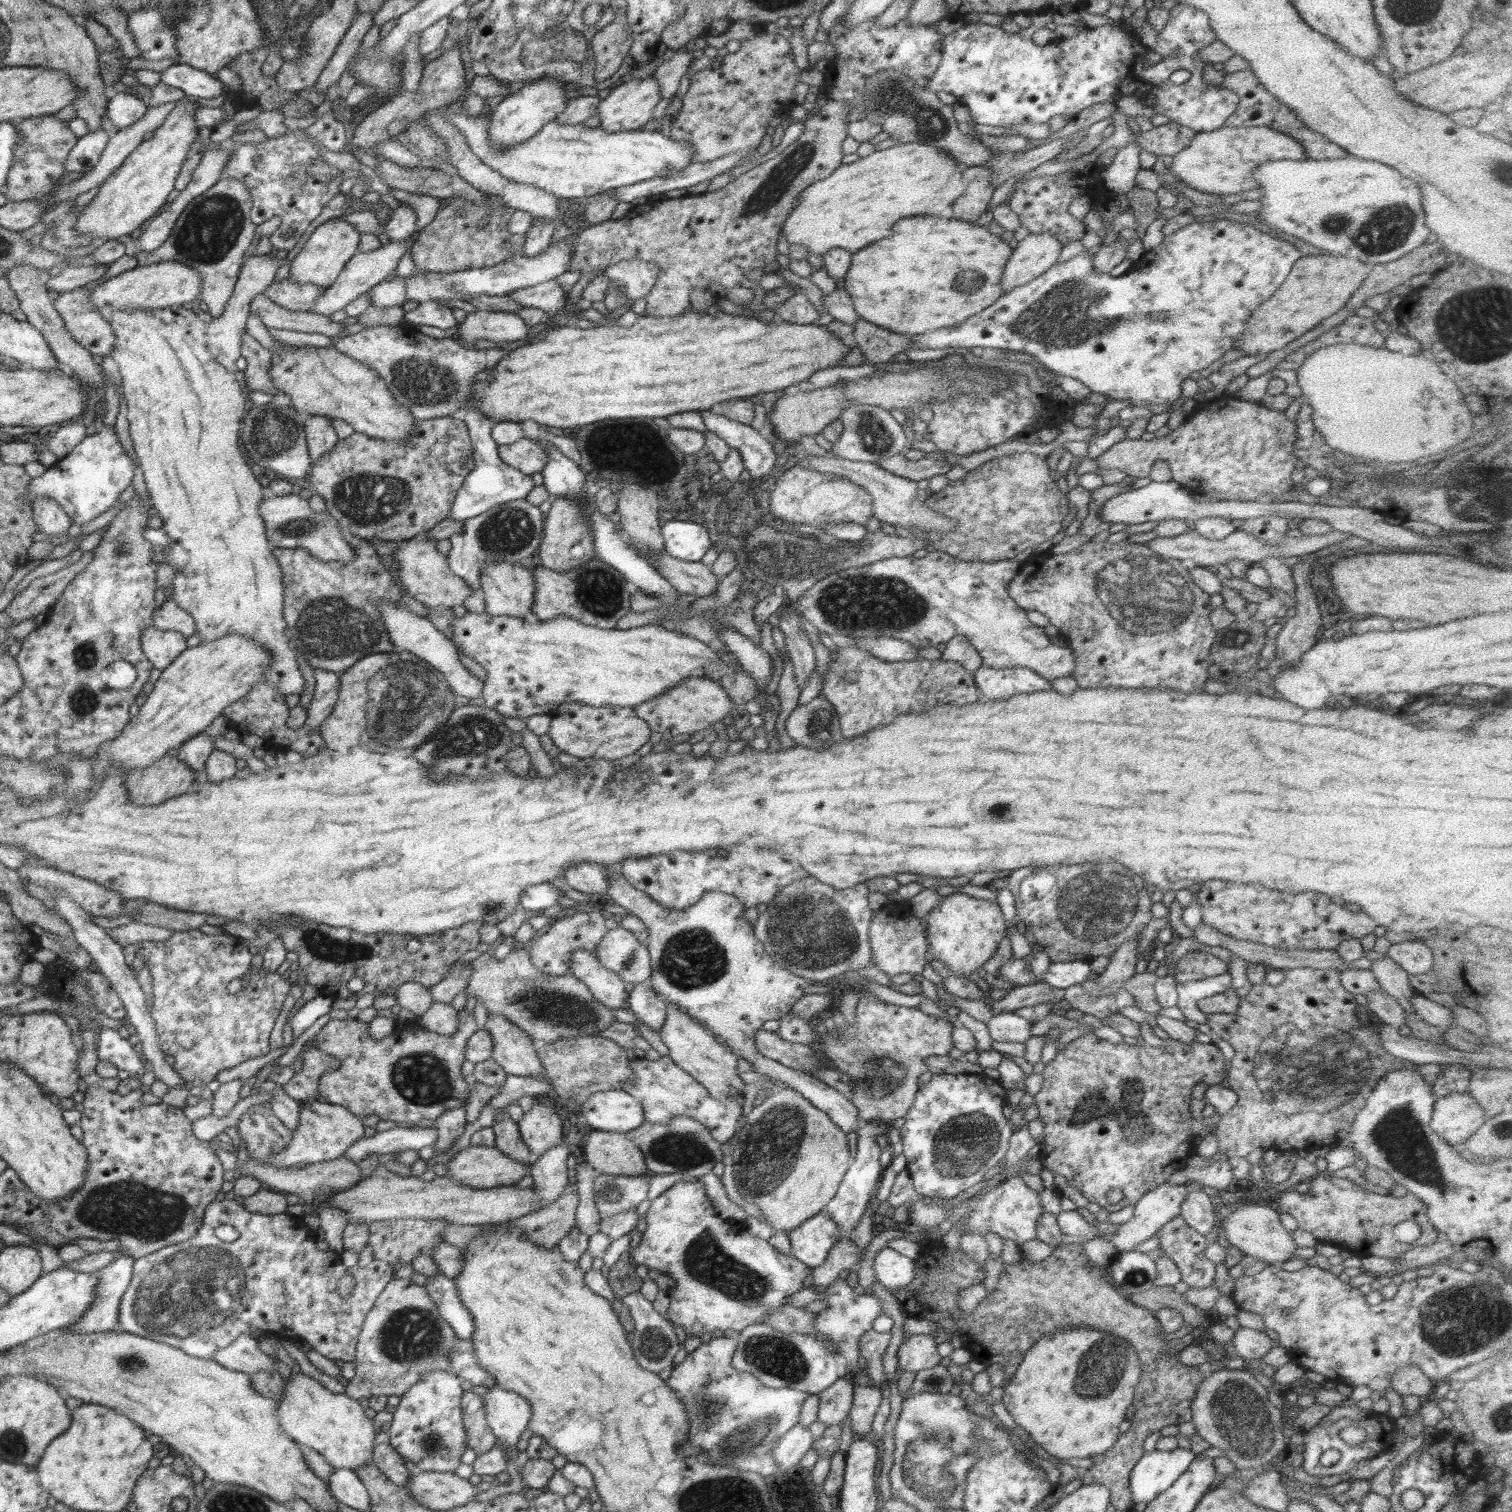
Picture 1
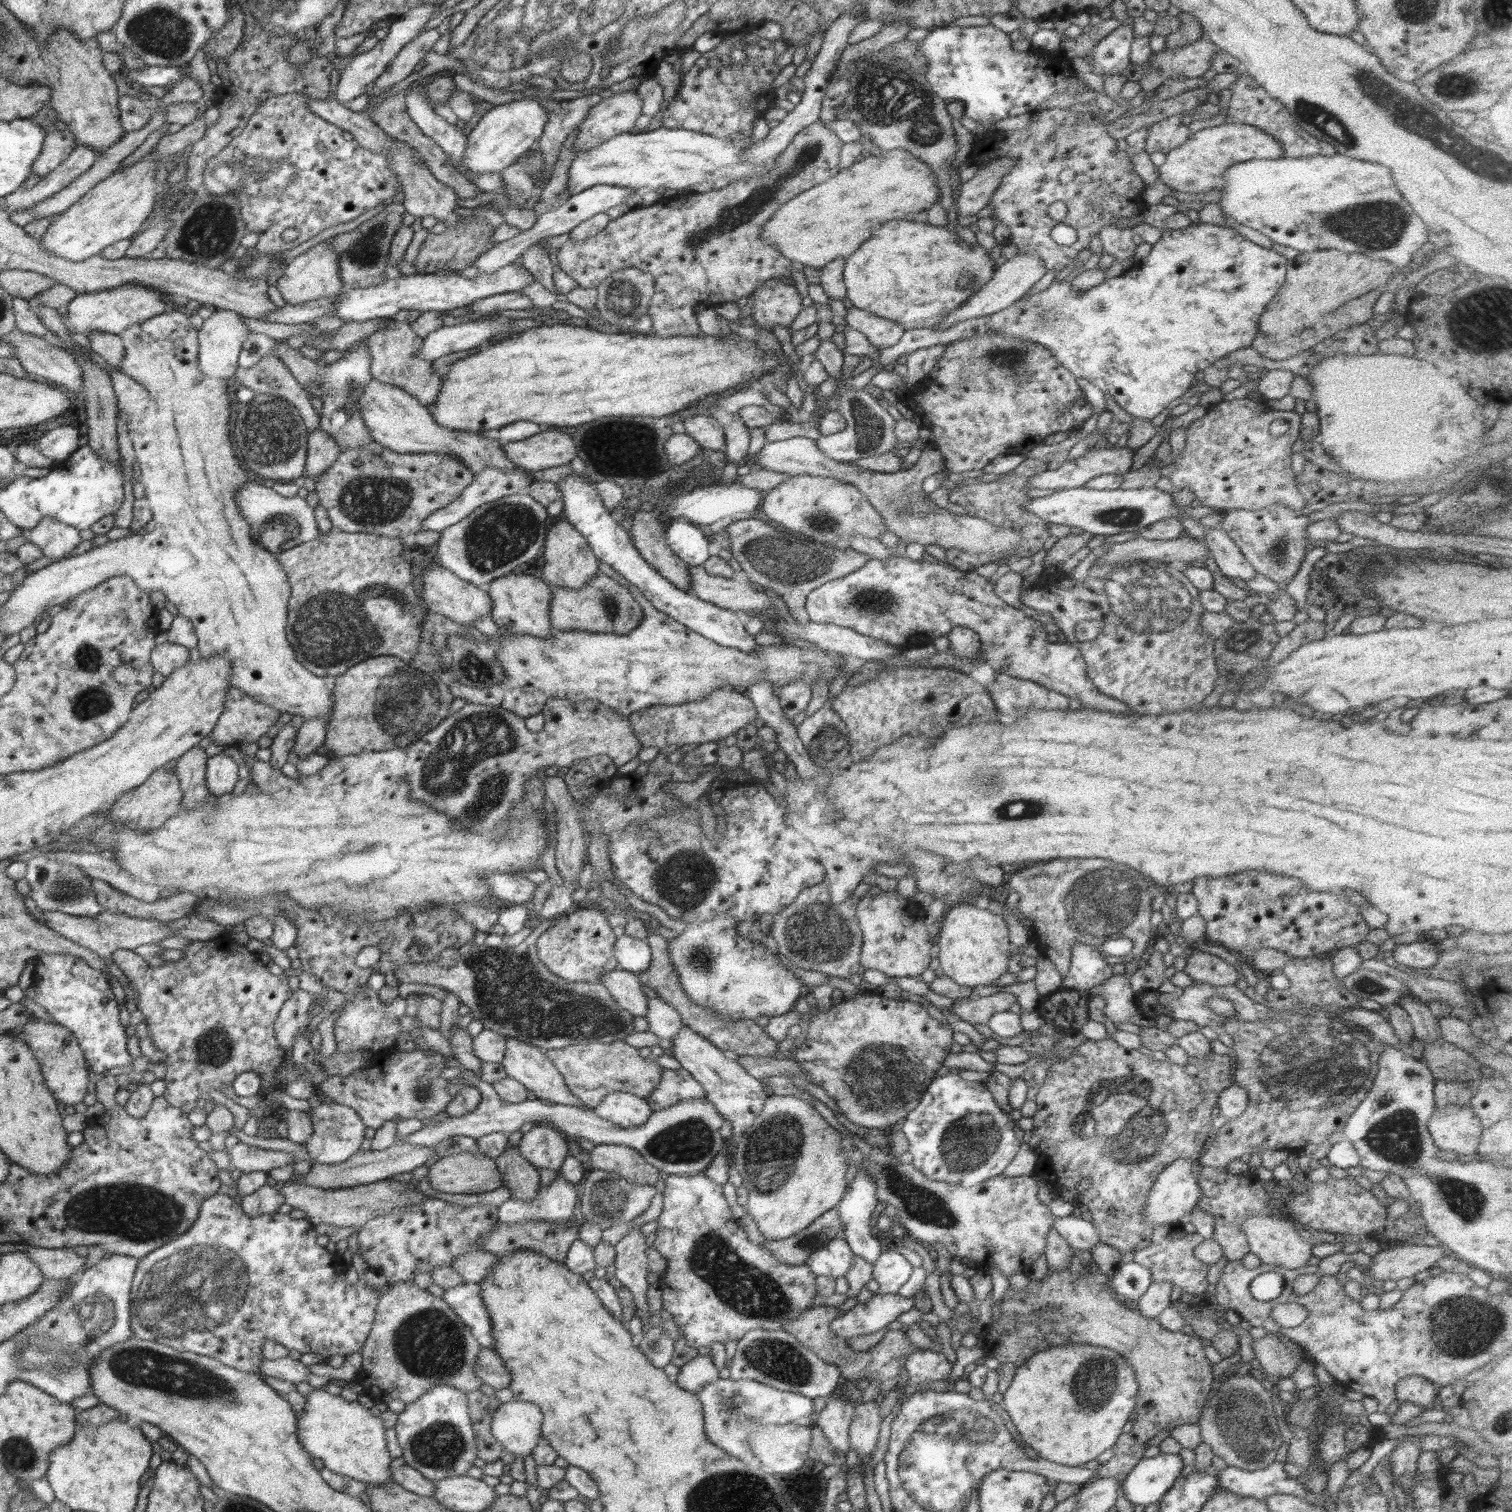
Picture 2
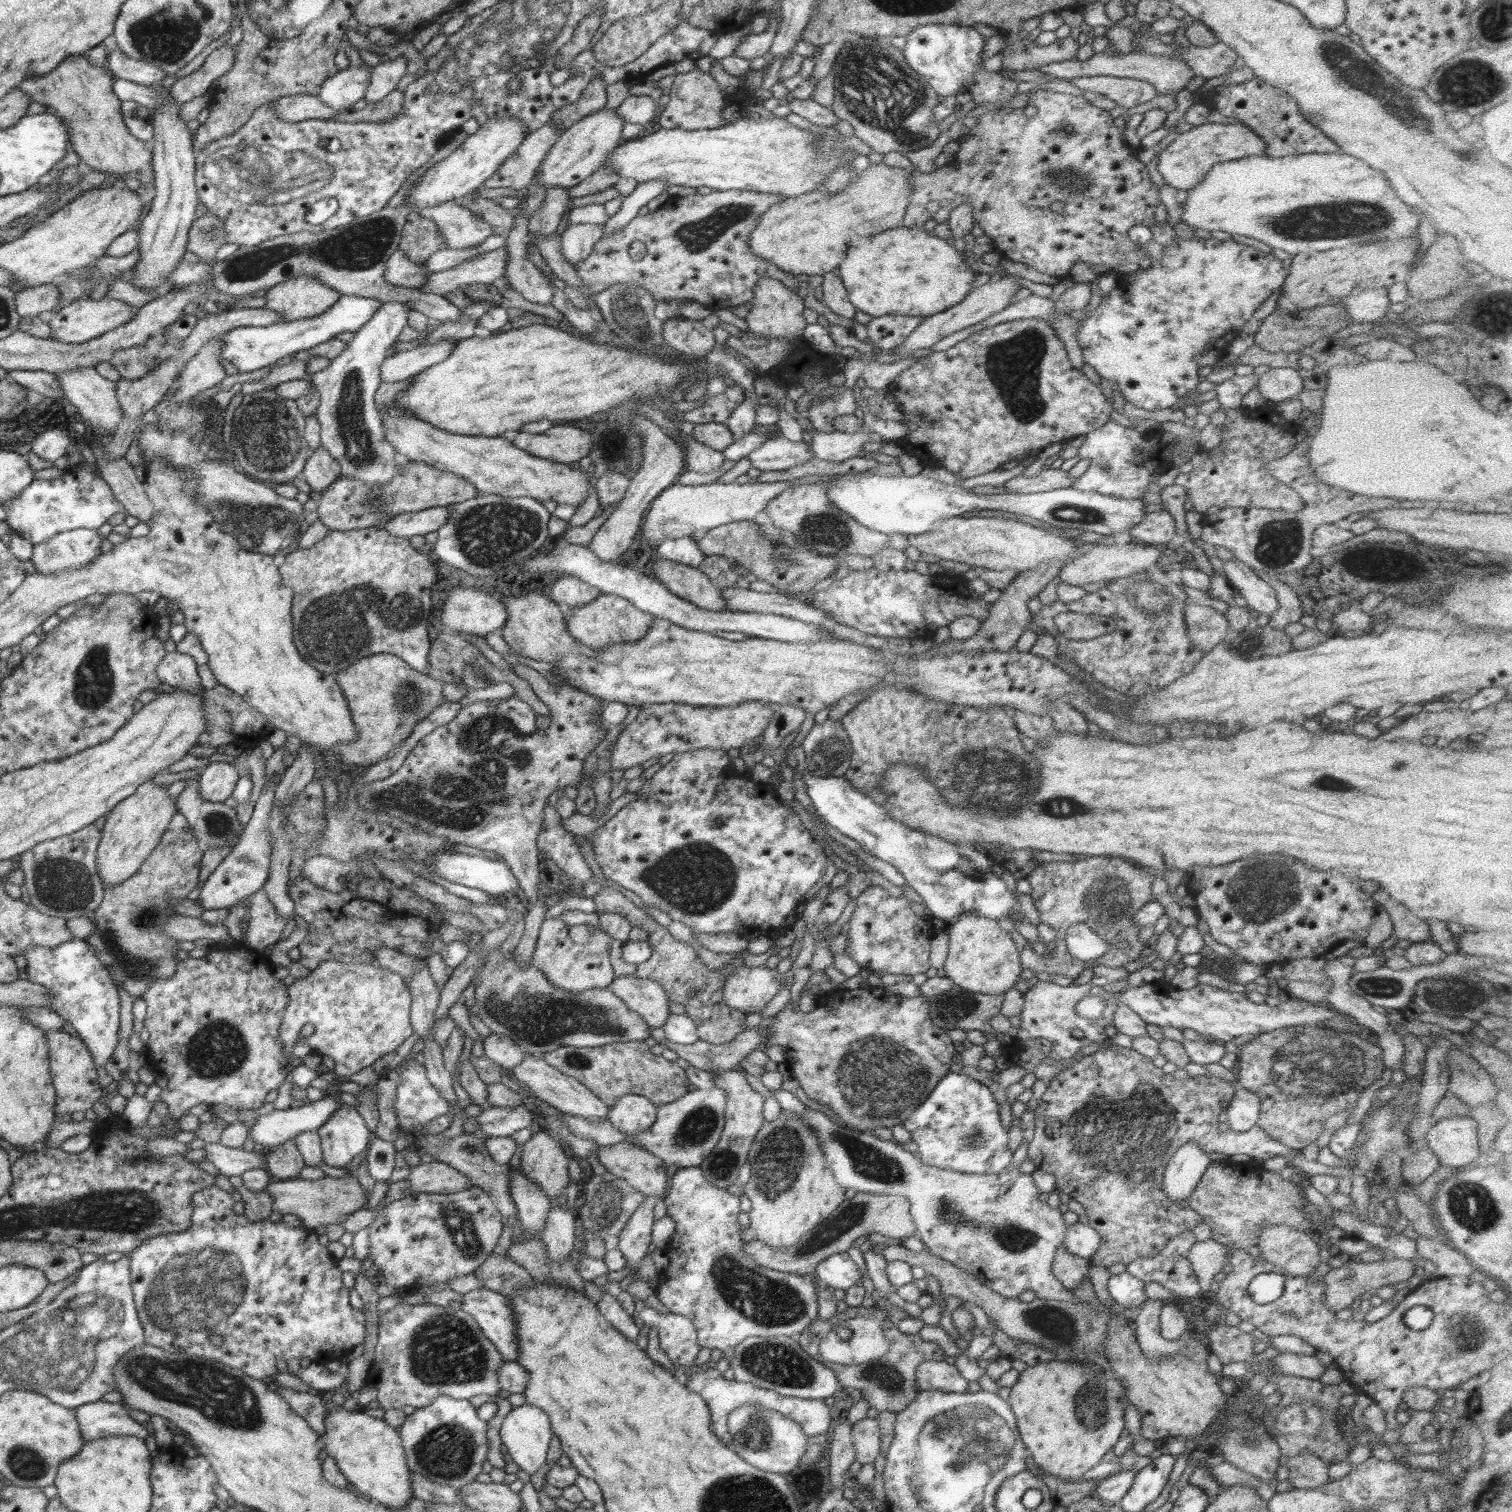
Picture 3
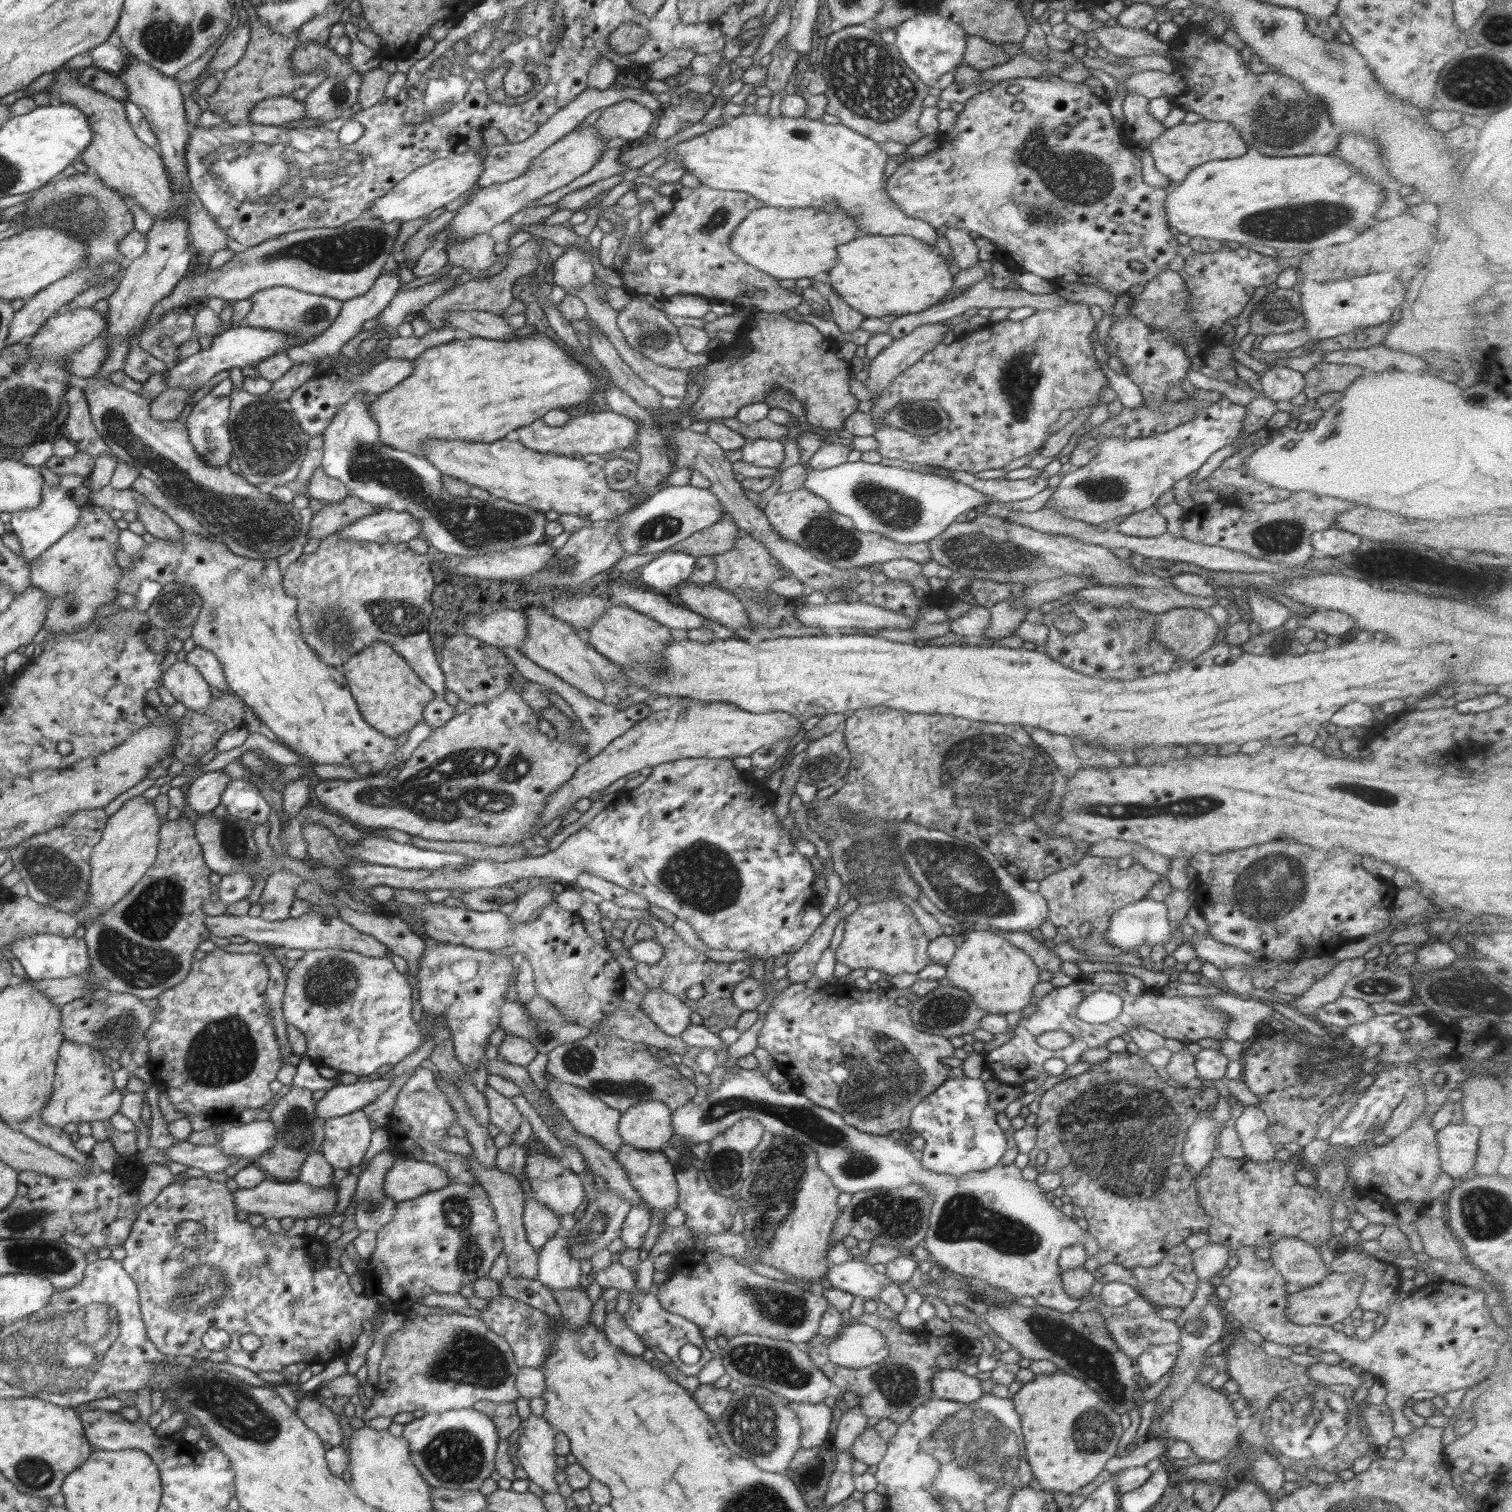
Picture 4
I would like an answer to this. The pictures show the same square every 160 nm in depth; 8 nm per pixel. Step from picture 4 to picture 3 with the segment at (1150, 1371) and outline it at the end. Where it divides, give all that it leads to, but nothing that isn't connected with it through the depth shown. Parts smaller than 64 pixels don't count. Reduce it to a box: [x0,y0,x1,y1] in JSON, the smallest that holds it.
[1132,1299,1184,1362]

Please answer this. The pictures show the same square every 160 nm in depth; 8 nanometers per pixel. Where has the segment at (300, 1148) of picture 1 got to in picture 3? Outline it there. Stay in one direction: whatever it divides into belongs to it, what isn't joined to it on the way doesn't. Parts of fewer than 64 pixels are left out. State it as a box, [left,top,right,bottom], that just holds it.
[203,1103,371,1177]

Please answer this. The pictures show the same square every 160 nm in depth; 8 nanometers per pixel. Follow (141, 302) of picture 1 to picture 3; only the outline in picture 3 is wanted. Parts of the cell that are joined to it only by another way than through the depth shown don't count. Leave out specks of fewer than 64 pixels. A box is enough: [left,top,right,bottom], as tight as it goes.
[47,295,136,344]

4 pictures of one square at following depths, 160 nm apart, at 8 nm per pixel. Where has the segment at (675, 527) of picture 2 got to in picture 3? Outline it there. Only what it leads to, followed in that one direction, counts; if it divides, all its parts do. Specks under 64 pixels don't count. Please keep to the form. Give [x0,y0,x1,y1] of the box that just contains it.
[656,535,705,568]

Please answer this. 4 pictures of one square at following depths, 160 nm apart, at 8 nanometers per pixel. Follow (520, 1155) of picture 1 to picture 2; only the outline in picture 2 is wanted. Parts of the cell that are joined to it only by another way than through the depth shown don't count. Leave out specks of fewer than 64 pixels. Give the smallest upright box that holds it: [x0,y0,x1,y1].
[496,1143,546,1202]

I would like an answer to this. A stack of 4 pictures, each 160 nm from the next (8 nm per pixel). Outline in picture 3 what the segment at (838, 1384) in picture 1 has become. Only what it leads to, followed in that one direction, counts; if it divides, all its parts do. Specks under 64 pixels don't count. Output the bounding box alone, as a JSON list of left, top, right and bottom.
[828,1419,855,1489]

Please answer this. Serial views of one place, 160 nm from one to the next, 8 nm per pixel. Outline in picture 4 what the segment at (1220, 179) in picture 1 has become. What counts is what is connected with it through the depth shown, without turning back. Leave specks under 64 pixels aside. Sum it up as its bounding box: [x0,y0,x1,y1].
[1147,119,1248,184]

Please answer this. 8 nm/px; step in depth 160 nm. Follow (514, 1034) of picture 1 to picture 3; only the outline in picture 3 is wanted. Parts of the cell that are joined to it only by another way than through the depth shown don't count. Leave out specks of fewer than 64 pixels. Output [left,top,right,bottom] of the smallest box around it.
[509,1052,609,1119]

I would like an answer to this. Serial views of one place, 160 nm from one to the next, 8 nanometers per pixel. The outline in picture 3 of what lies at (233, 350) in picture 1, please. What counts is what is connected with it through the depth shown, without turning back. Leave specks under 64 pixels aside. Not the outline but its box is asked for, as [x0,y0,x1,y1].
[174,337,226,404]

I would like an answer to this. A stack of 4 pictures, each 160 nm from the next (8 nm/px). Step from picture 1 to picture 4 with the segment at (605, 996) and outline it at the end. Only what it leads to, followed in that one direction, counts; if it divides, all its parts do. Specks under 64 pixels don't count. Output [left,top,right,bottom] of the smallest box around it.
[636,988,691,1036]

